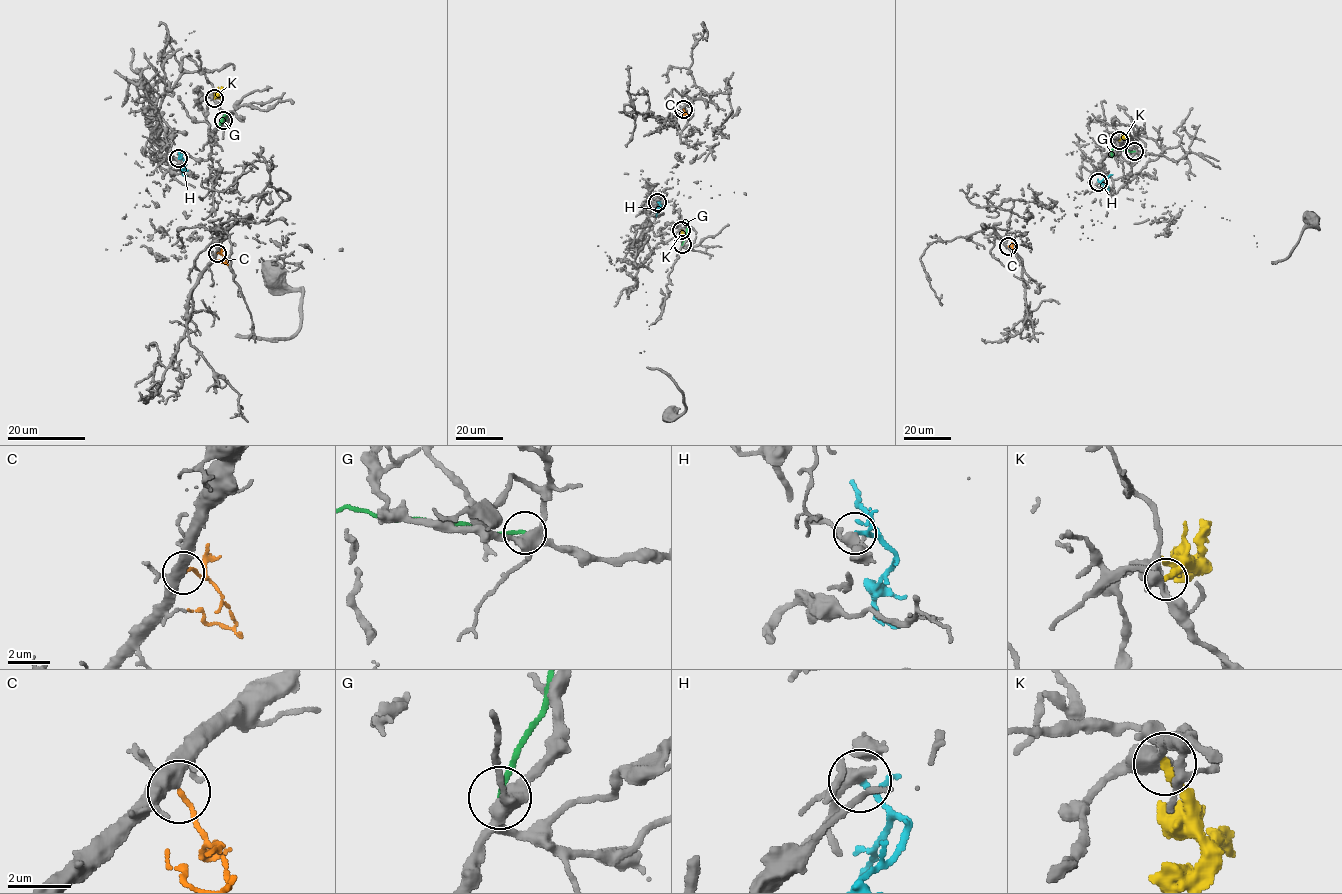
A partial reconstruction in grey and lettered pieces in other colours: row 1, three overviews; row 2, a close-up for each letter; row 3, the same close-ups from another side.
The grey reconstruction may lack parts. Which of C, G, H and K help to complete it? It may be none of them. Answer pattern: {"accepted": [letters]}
{"accepted": ["C"]}

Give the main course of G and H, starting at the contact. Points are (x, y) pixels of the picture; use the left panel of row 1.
G: (222, 120), (226, 117), (225, 112), (219, 125)
H: (178, 158), (186, 163), (182, 174), (187, 175)

